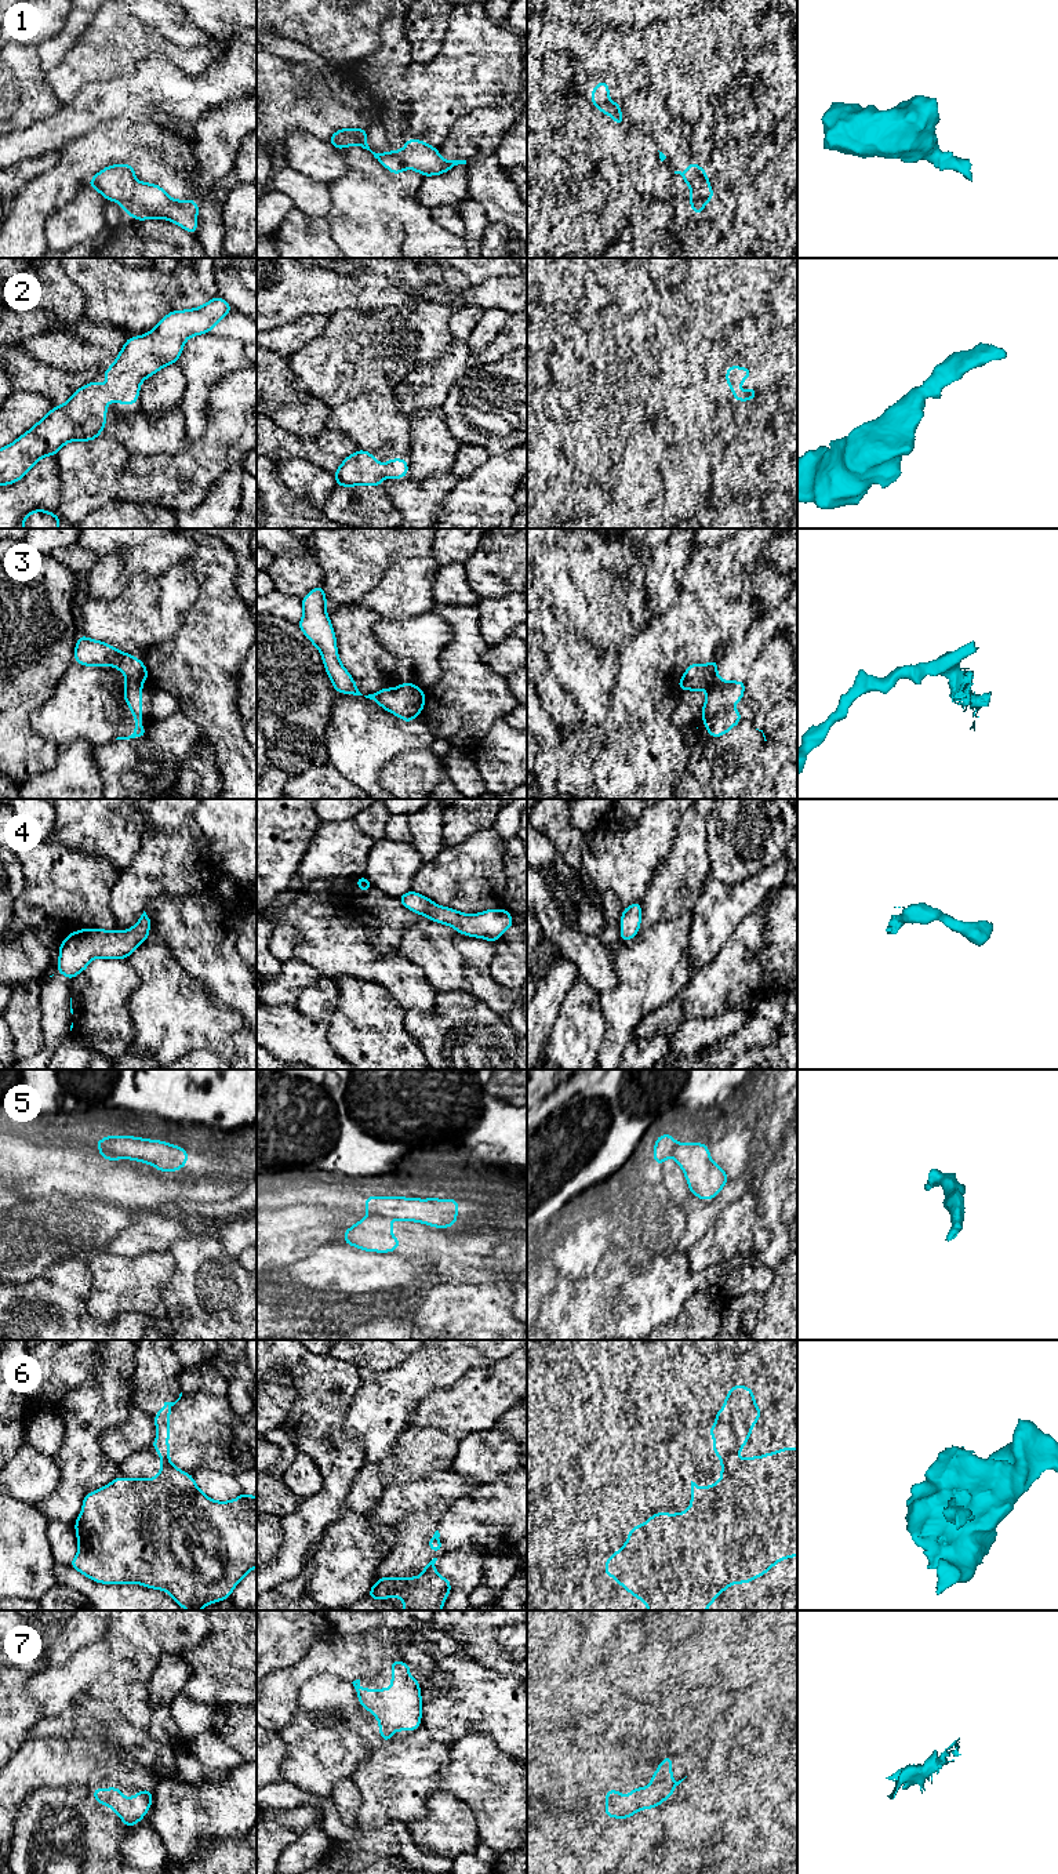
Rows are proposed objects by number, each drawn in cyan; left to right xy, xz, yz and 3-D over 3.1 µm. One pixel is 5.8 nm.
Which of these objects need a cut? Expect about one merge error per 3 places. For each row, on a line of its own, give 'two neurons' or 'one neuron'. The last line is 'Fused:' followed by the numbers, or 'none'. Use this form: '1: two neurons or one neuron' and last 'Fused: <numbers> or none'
1: one neuron
2: one neuron
3: two neurons
4: one neuron
5: two neurons
6: two neurons
7: one neuron
Fused: 3, 5, 6

